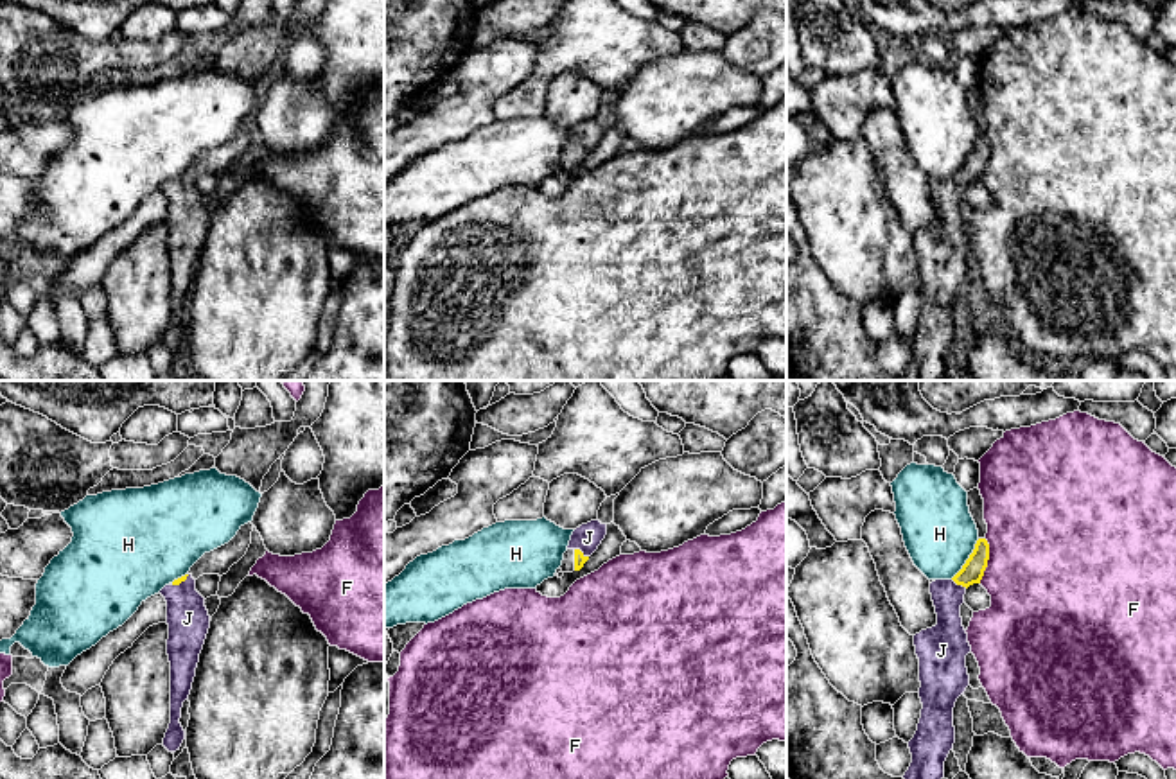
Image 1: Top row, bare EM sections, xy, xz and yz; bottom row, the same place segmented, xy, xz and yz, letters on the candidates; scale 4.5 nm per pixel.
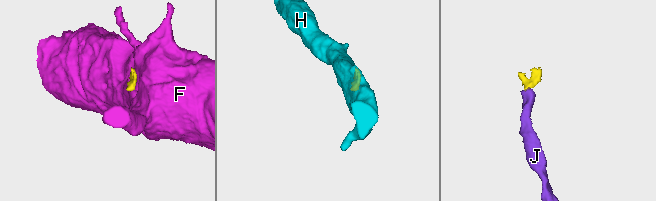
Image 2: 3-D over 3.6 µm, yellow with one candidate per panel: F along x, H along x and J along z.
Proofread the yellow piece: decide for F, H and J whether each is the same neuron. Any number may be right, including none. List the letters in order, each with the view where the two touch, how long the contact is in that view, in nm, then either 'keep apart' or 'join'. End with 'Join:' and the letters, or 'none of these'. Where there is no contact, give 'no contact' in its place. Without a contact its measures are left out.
F: contact in yz; length 200 nm; keep apart
H: contact in yz; length 220 nm; keep apart
J: contact in xz; length 80 nm; join
Join: J

